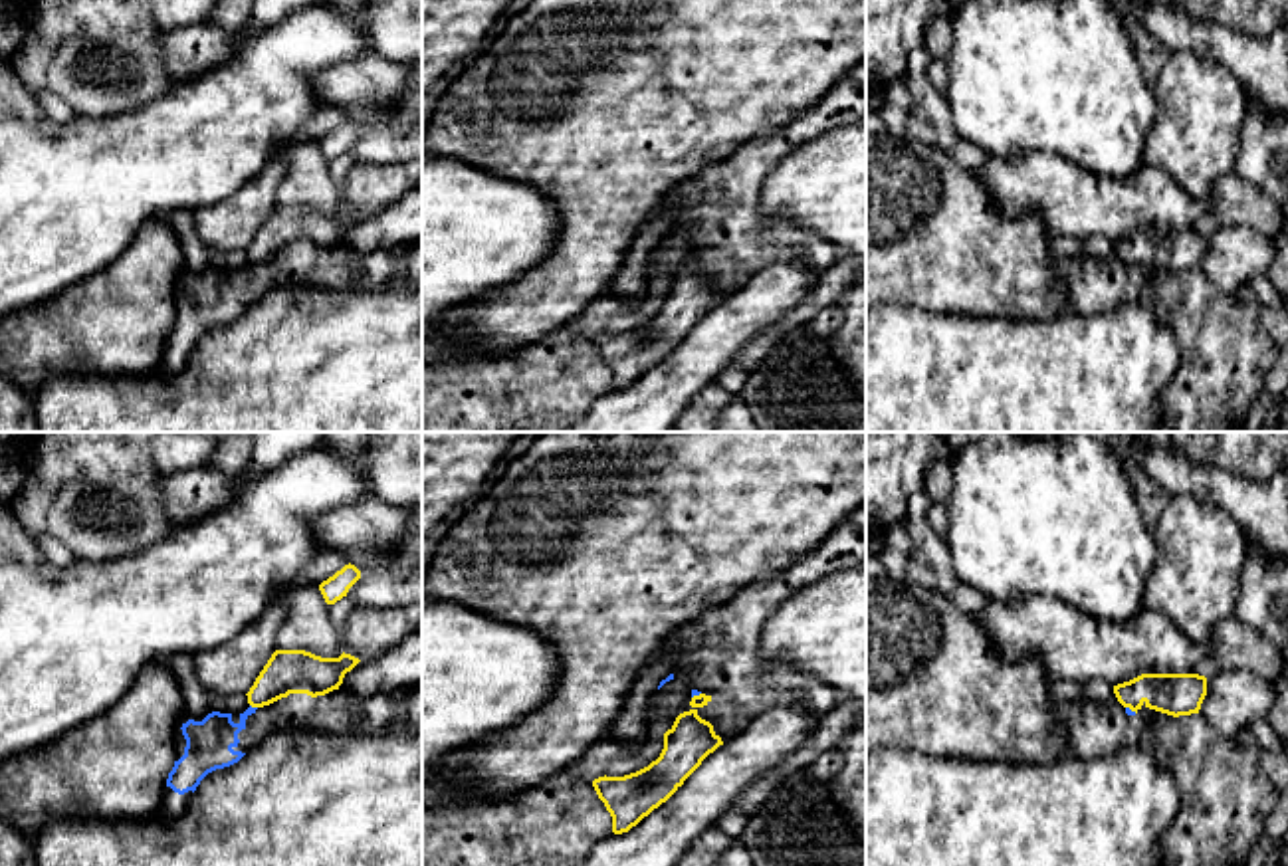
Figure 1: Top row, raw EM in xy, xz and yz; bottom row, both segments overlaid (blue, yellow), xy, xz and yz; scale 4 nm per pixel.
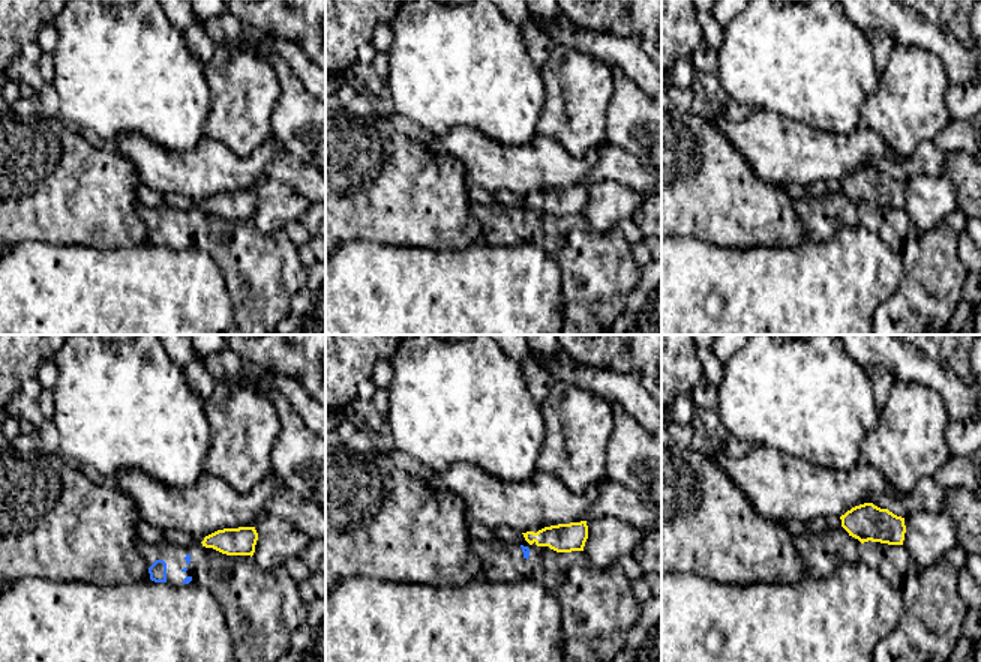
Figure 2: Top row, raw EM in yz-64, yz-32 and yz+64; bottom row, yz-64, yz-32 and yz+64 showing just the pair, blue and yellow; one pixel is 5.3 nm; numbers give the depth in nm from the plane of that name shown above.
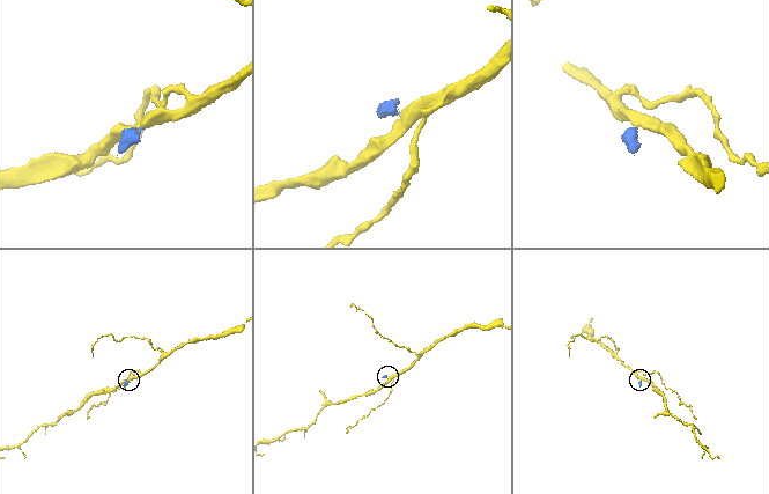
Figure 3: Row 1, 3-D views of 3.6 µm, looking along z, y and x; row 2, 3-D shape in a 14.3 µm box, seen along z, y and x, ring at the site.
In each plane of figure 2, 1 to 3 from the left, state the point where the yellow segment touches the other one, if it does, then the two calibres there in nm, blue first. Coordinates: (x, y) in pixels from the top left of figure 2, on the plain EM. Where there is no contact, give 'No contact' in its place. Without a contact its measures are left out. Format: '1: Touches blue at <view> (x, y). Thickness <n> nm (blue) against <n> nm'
1: No contact
2: No contact
3: No contact

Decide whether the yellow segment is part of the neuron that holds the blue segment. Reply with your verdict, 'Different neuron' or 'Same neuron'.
Different neuron

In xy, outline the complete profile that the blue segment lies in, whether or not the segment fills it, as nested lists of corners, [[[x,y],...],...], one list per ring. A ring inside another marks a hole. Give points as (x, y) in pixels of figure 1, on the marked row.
[[[285,698],[264,707],[250,705],[244,713],[182,715],[174,737],[174,767],[157,814],[180,814],[208,773],[238,763],[268,731],[287,721]]]

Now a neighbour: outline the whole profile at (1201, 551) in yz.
[[[1187,493],[1169,497],[1153,537],[1155,565],[1143,604],[1207,644],[1215,626],[1234,614],[1248,539],[1227,509]]]

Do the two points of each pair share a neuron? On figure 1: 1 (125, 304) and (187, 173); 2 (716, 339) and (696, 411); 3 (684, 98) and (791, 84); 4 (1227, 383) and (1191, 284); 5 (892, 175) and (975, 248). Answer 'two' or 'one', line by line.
1: two
2: two
3: one
4: one
5: one

